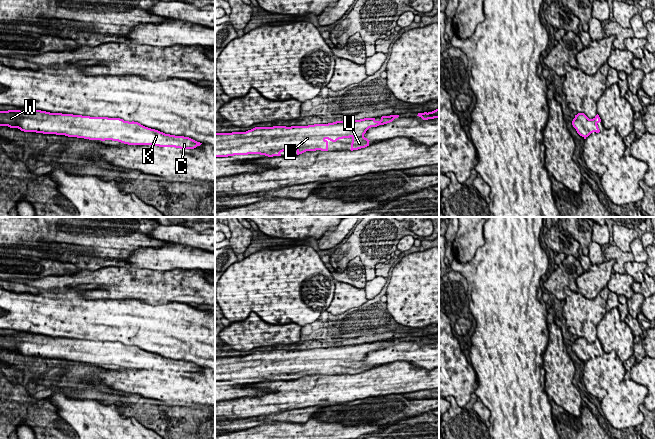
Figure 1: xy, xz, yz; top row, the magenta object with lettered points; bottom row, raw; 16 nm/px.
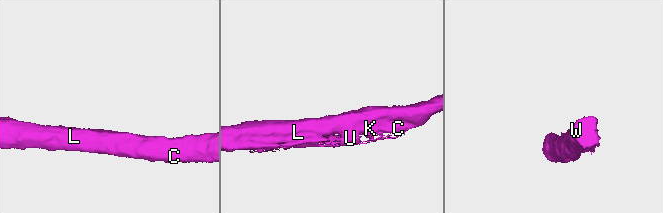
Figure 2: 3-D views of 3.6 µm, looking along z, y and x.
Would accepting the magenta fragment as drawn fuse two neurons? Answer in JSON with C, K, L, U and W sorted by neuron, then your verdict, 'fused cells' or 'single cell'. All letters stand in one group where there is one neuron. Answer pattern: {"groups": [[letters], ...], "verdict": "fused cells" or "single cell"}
{"groups": [["C", "K", "L", "U", "W"]], "verdict": "single cell"}

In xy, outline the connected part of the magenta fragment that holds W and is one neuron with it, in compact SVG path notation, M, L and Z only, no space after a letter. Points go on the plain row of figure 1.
M41 334L0 335L0 350L24 356L65 359L89 364L112 364L128 369L194 373L202 367L189 361L165 358L120 342L50 337Z

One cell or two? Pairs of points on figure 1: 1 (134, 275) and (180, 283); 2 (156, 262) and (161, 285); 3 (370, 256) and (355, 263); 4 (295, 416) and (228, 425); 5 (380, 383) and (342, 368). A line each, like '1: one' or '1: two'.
1: one
2: two
3: two
4: one
5: two

